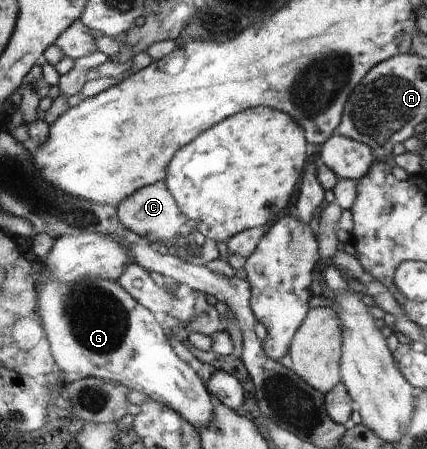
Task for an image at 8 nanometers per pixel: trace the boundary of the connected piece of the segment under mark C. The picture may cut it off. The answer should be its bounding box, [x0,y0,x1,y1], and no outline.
[117,181,187,249]

